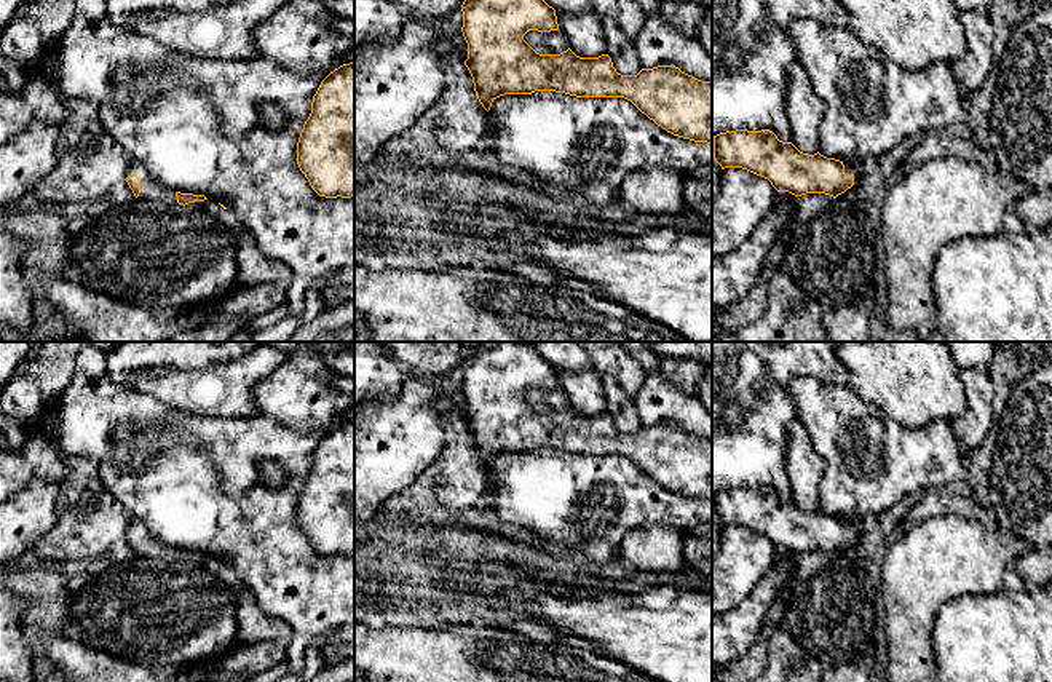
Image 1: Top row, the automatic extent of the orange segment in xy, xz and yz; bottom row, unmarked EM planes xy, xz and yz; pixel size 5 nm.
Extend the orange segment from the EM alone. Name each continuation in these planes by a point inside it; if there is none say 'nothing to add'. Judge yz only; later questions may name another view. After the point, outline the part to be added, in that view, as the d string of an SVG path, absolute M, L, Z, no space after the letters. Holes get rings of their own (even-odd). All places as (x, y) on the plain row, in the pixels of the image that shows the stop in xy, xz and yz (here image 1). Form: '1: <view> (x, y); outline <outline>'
1: yz (850, 526); outline M843 517L843 522L844 522L844 532L846 533L854 533L854 543L851 545L856 553L859 549L859 541L860 538L870 530L870 529L865 529L865 527L860 527L857 522L854 522L851 517Z

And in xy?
1: xy (150, 548); outline M129 517L126 535L134 530L140 538L140 551L137 557L147 557L152 562L166 562L166 564L177 561L176 548L166 546L164 543L155 540L148 532L147 525L140 519Z

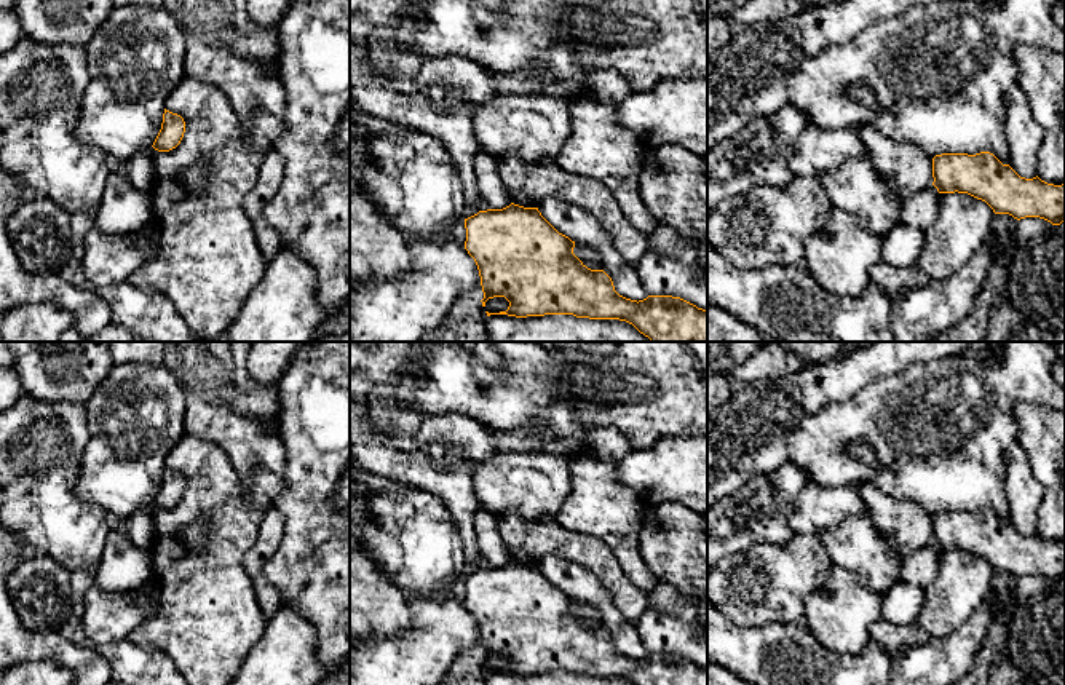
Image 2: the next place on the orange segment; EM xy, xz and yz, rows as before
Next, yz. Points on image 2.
nothing to add

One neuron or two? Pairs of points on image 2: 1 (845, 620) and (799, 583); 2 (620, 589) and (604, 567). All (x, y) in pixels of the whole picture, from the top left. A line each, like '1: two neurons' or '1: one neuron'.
1: two neurons
2: one neuron

